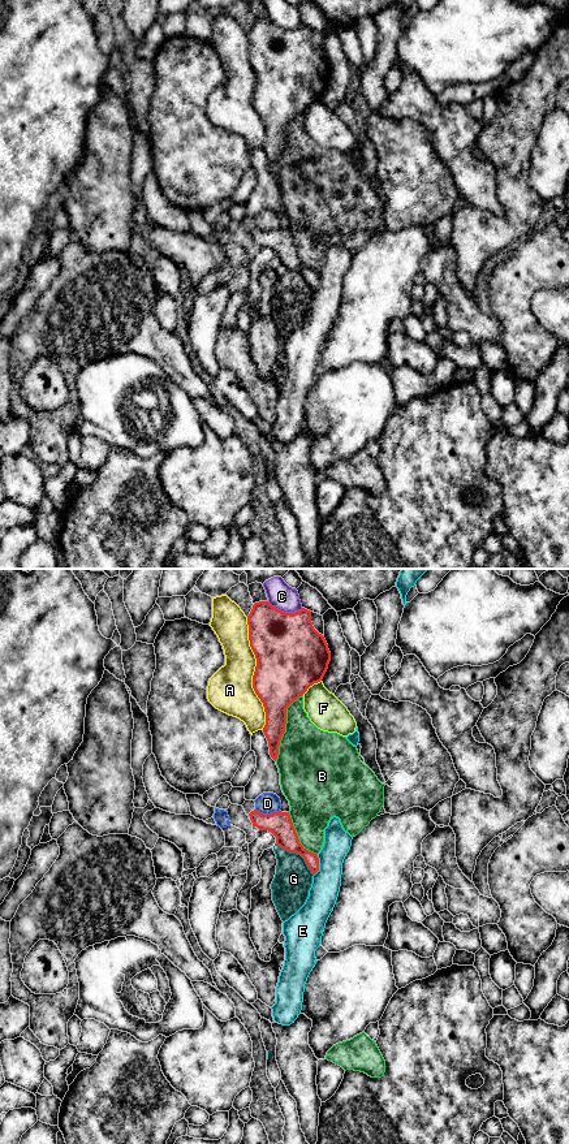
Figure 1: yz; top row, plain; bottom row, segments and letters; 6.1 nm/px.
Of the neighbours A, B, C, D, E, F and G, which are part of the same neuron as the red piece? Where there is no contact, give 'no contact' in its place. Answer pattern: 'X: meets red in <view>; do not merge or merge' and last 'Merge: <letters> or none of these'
A: meets red in yz; do not merge
B: meets red in yz; do not merge
C: meets red in yz; do not merge
D: meets red in yz; do not merge
E: meets red in yz; do not merge
F: meets red in yz; do not merge
G: meets red in yz; do not merge
Merge: none of these

